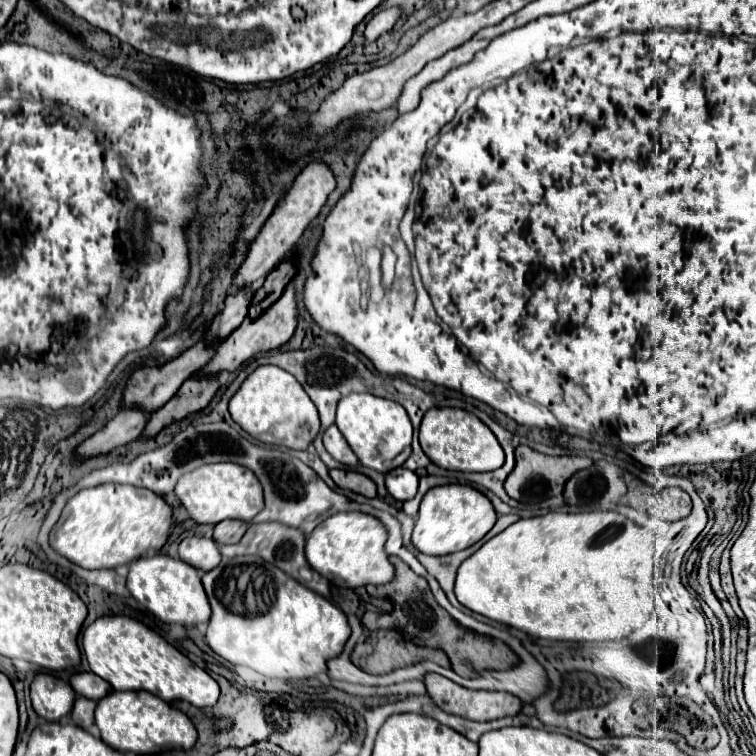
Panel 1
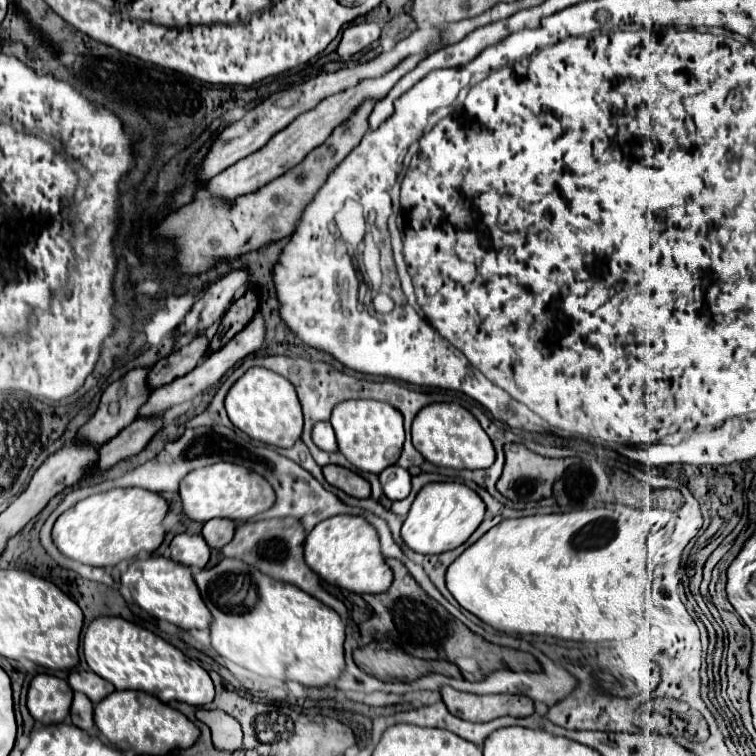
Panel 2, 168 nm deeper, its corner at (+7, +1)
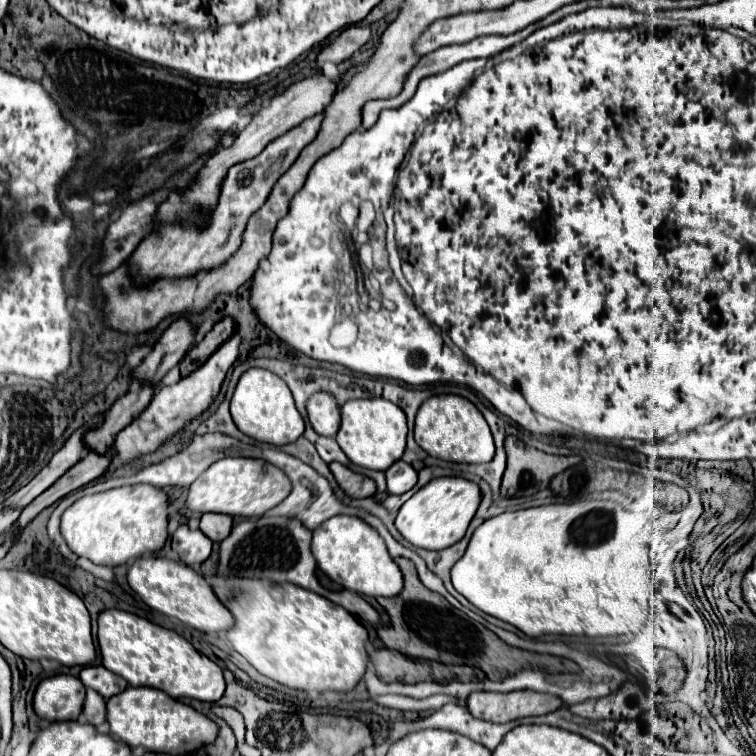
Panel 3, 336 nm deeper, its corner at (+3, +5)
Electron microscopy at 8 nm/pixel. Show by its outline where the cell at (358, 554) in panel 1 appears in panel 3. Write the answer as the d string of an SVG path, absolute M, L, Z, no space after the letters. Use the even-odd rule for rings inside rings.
M335 516L329 518L321 528L313 530L313 556L317 566L337 584L349 588L357 594L371 598L393 598L403 588L403 574L389 556L385 542L377 536L377 530L355 516Z

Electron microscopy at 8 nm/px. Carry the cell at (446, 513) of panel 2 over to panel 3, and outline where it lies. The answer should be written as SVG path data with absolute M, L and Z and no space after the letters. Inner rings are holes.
M435 478L417 490L401 508L395 518L399 534L413 546L425 550L441 550L455 544L465 536L465 530L475 516L481 502L479 486L465 478Z

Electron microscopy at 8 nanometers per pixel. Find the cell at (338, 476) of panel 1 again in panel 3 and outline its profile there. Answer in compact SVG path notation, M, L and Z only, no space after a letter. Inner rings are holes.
M333 462L329 464L337 484L343 488L343 492L351 498L369 498L375 494L375 482L363 474L357 474L353 470L349 470L347 466Z

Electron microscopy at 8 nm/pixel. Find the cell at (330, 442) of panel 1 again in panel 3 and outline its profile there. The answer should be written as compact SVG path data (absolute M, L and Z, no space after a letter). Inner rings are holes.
M315 392L307 404L309 422L321 436L335 436L341 422L341 408L329 392Z

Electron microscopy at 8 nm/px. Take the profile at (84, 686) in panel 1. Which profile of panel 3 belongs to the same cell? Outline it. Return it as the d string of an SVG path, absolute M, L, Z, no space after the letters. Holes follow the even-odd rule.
M85 666L79 674L81 682L85 684L85 688L93 688L95 692L99 692L105 700L123 692L127 688L125 678L109 672L105 666Z

